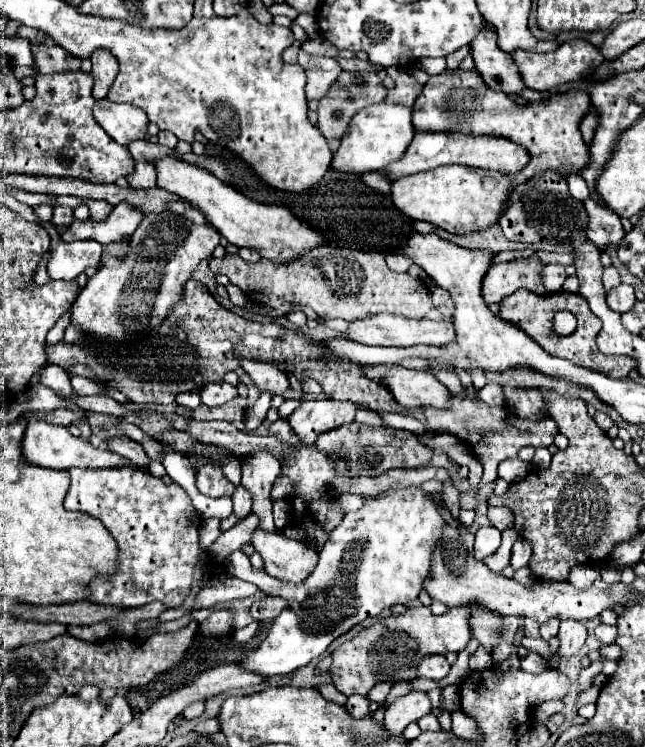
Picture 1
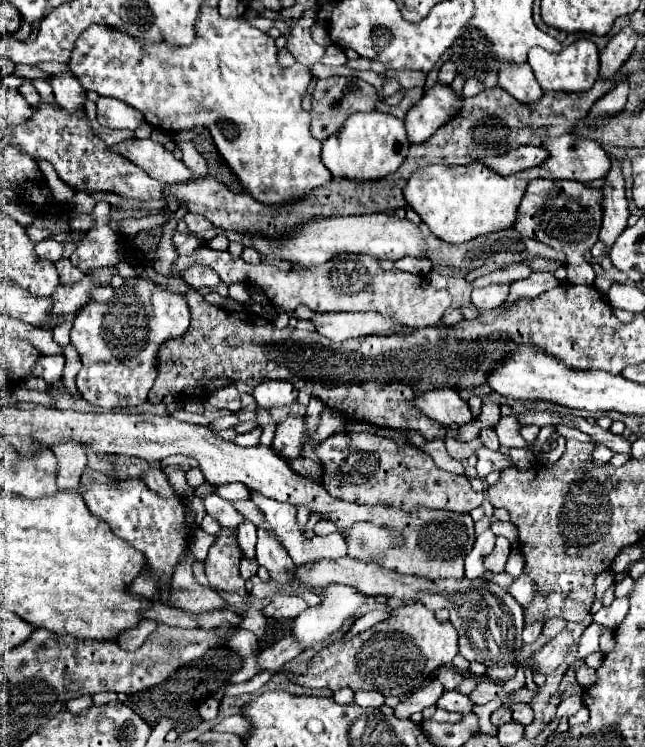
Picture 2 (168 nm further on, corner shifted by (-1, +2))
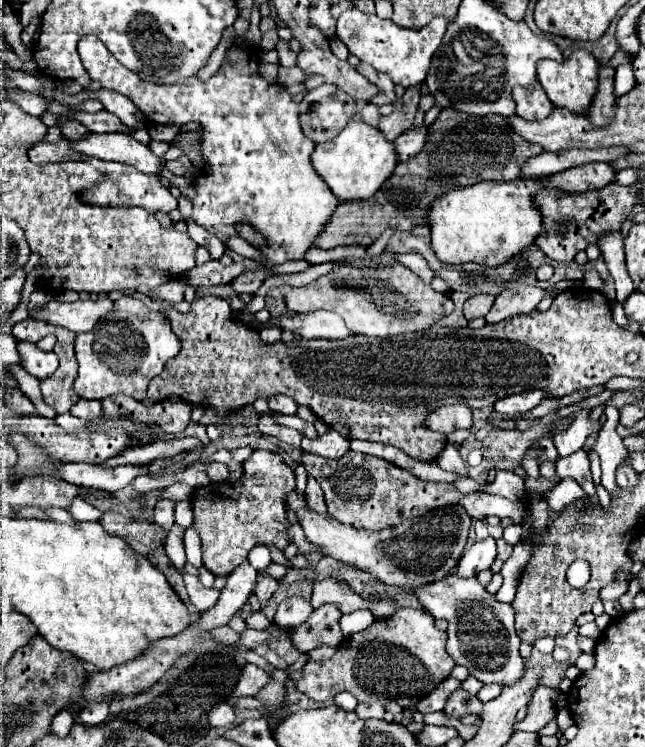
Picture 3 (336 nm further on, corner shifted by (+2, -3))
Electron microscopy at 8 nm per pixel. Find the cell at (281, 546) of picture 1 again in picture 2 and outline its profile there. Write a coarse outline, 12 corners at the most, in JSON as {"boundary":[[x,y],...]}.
{"boundary":[[352,557],[296,579],[452,609],[458,651],[516,663],[520,603],[484,579],[420,579]]}

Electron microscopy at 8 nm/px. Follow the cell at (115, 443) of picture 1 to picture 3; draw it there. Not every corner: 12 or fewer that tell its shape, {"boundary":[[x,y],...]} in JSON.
{"boundary":[[159,498],[153,520],[169,530],[173,526],[173,498]]}

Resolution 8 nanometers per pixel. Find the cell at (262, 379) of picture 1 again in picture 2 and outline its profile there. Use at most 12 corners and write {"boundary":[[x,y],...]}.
{"boundary":[[262,381],[252,395],[260,407],[292,405],[298,391],[288,381]]}

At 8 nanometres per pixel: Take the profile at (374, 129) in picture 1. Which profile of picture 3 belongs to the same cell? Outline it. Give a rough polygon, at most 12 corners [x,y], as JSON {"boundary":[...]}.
{"boundary":[[349,122],[315,146],[339,200],[367,200],[397,166],[379,128]]}

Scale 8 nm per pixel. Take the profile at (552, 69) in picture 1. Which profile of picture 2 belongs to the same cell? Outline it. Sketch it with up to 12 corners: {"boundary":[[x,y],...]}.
{"boundary":[[534,47],[528,63],[544,91],[582,93],[598,79],[598,47]]}

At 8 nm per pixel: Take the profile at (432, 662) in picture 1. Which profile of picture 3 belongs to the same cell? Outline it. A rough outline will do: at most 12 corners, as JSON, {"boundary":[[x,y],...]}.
{"boundary":[[463,688],[447,698],[445,714],[461,718],[483,712],[483,702]]}

